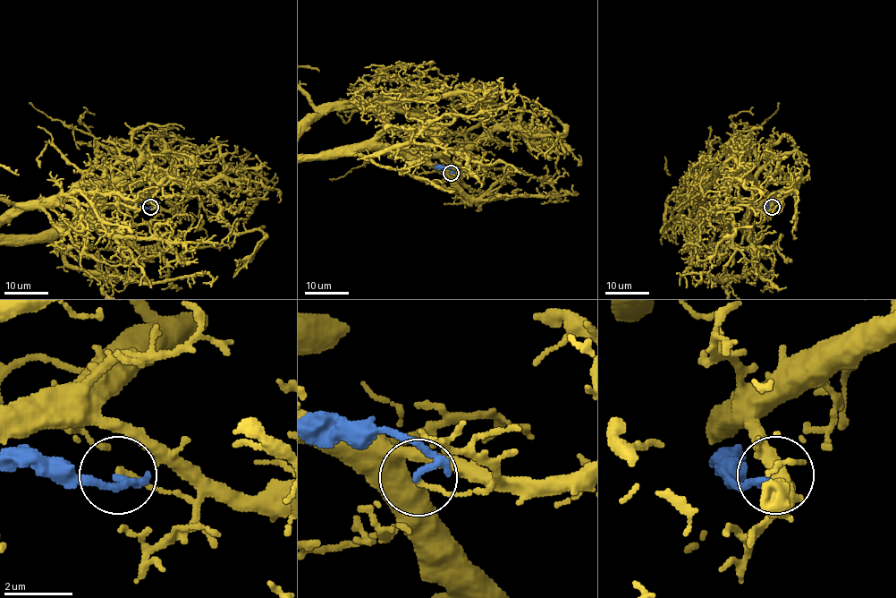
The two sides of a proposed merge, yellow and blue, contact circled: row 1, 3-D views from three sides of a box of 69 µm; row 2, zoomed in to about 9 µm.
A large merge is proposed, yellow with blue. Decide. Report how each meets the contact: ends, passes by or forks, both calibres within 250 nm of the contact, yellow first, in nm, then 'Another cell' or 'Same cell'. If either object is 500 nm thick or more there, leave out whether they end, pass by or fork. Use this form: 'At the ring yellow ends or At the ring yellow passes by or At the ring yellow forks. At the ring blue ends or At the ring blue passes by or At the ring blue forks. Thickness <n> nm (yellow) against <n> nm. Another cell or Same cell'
At the ring yellow ends. At the ring blue passes by. Thickness 150 nm (yellow) against 140 nm. Another cell

